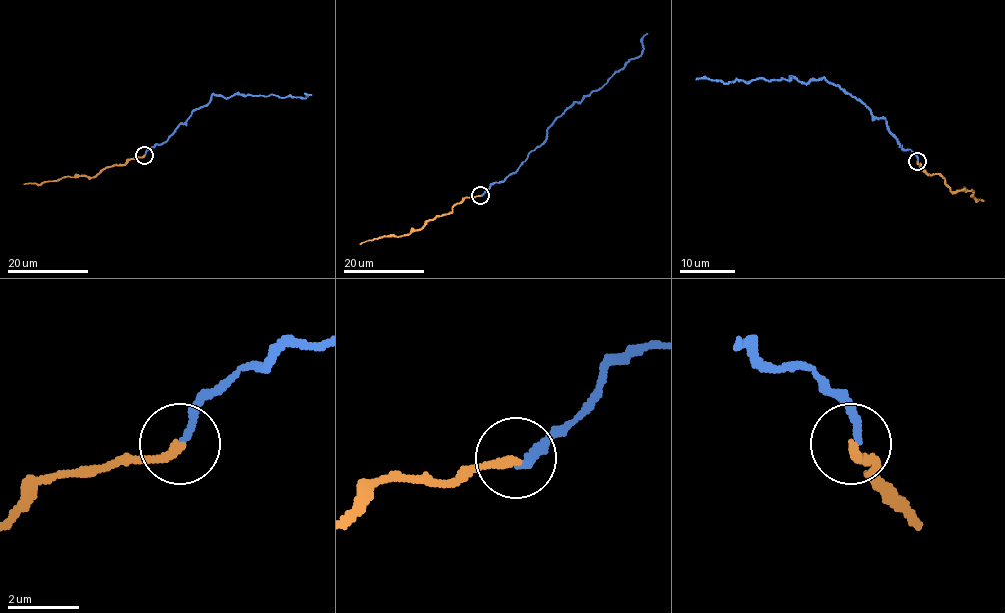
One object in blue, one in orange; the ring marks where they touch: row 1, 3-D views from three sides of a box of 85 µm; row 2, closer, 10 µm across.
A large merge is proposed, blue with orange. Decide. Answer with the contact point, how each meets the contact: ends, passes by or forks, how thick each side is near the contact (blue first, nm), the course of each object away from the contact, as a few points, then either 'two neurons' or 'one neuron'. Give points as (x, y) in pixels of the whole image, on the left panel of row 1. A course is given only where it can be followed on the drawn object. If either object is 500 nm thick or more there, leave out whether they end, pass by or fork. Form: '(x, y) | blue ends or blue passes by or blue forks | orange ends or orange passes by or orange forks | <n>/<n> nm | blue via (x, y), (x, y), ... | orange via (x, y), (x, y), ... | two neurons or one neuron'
(144, 155) | blue ends | orange ends | 200/240 nm | blue via (144, 155), (156, 144), (162, 144), (213, 94), (230, 97), (239, 94), (311, 95) | orange via (144, 155), (129, 159), (124, 164), (105, 167), (92, 177), (64, 176), (37, 184), (24, 184) | one neuron

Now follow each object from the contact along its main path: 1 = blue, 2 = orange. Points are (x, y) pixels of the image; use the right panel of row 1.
1: (918, 161), (900, 146), (883, 118), (824, 78), (695, 79)
2: (916, 161), (927, 173), (944, 178), (952, 191), (971, 190), (976, 201), (984, 201)

